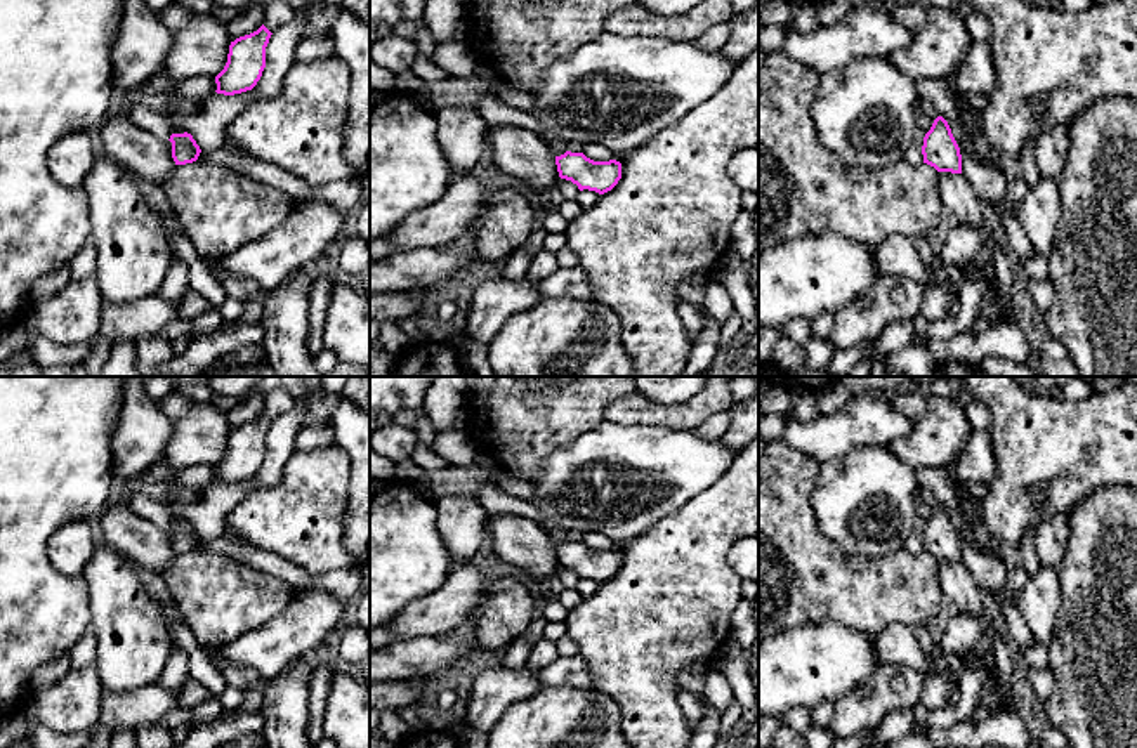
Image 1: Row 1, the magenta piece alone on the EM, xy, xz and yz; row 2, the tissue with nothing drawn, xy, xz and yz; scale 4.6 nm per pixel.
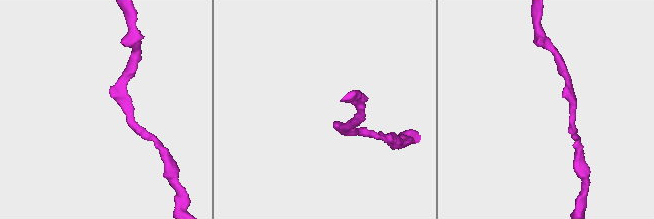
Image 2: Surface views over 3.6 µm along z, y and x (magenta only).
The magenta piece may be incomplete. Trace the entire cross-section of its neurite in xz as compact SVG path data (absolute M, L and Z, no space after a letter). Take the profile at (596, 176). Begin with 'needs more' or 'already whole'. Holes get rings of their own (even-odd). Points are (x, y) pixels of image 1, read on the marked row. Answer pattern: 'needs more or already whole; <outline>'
already whole; M566 151L555 156L555 165L559 177L576 184L580 191L588 189L604 194L621 179L621 163L616 160L594 161L583 153Z

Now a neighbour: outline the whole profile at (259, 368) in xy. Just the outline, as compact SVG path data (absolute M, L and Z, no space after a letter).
M260 359L243 366L214 368L200 371L194 377L278 377L267 359Z

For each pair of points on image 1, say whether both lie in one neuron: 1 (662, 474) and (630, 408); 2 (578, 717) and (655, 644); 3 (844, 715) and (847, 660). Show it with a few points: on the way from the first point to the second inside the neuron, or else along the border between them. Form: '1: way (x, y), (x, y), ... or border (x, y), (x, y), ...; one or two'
1: border (604, 419), (677, 429); two
2: border (594, 688), (617, 705), (620, 729); two
3: border (877, 669), (834, 703); two

